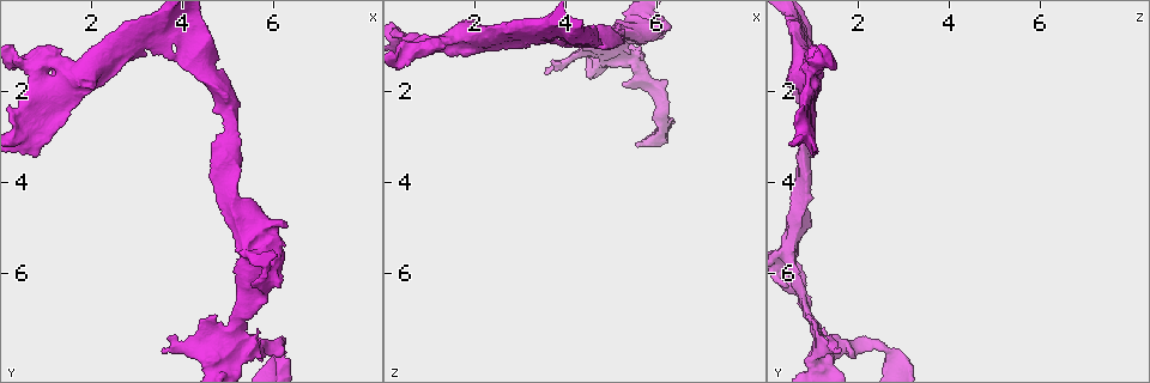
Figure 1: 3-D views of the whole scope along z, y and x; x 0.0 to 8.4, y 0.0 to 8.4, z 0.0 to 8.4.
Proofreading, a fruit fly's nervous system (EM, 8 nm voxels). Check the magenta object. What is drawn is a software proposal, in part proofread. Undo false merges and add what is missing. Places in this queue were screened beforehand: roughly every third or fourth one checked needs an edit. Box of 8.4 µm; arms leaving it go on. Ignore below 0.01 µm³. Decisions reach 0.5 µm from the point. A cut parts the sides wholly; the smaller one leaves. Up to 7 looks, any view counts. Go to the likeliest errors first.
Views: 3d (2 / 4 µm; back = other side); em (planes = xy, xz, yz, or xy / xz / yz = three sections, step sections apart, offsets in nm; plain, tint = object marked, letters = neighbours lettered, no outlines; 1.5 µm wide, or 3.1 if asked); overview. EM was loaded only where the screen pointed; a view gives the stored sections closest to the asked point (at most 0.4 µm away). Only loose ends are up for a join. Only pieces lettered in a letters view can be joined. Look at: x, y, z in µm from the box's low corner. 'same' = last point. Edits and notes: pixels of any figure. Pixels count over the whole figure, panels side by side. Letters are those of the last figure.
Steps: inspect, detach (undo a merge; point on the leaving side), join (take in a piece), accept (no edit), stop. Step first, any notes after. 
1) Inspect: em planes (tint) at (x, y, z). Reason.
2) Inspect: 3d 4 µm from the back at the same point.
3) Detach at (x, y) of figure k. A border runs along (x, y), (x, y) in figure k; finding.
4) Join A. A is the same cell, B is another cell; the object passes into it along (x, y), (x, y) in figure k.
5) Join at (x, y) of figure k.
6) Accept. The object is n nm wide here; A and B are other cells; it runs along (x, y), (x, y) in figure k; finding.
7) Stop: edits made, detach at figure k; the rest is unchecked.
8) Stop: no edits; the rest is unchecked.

Inspect: 3d 4 µm from the back at (5.30, 6.80, 0.80). Sharp bend.

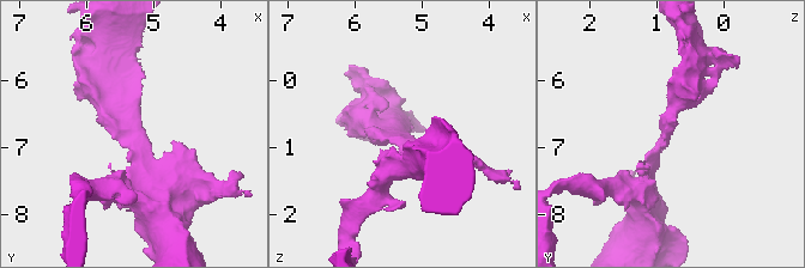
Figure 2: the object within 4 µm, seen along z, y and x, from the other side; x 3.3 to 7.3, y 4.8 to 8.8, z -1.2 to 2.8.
Inspect: em yz step 8 (tint) at (5.35, 6.80, 0.85). 3 arms meet here; the arms are 190, 240, 240 nm wide.

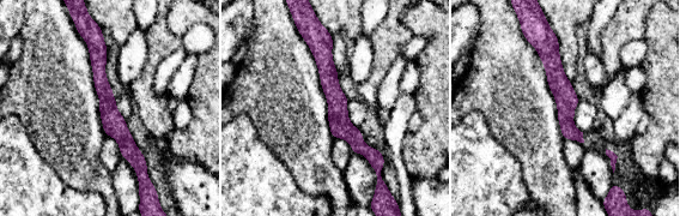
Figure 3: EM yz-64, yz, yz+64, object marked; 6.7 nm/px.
Inspect: em xz step 8 (letters) at the same point. Another direction.

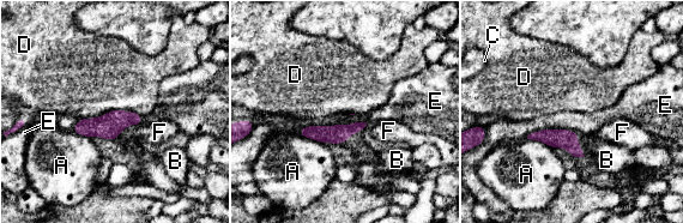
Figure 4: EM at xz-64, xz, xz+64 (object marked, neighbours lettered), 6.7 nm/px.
Accept. A, B, C, D, E and F are other cells; a border runs along (143, 116), (109, 110), (78, 120) in figure 4; all the same cell.

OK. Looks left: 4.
Inspect: 3d 2 µm at (6.10, 7.85, 2.75). Abrupt turn.

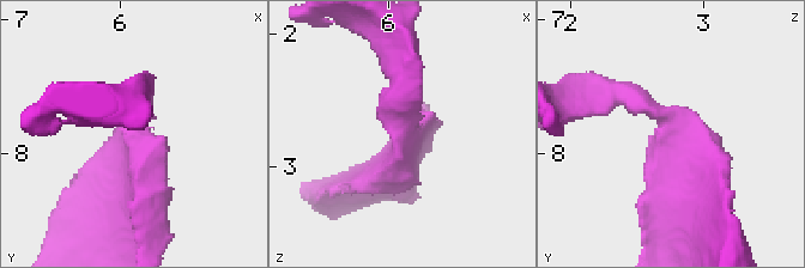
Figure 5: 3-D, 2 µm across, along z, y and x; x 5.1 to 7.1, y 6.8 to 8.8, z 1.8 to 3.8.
Inspect: em yz step 8 (plain) at (6.10, 7.84, 2.76). Now the EM.

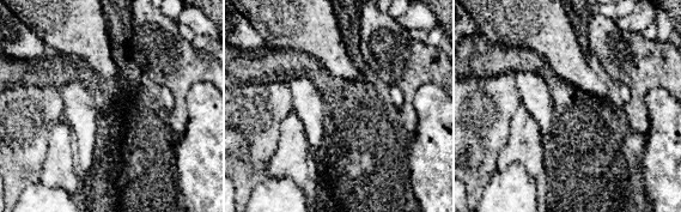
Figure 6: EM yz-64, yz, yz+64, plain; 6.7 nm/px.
Inspect: em yz step 8 (letters) at the same point.

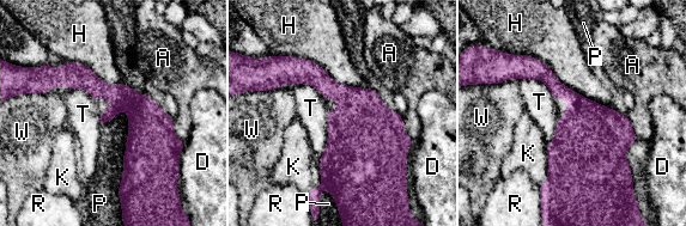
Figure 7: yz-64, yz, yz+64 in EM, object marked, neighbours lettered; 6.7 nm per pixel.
Accept. A, D, H, K, P, R, T and W are other cells; all the same cell.

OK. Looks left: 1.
Inspect: em yz step 4 (letters) at (1.00, 1.05, 1.10). Closes a loop.

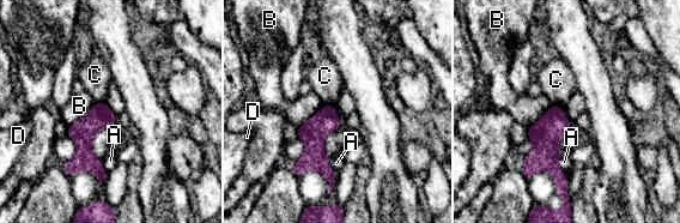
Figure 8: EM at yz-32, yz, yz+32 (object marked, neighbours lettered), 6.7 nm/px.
Accept. A, B, C and D are other cells; a border runs along (105, 101), (95, 103) in figure 8; all the same cell.

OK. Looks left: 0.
Stop: no edits; the rest is unchecked.

